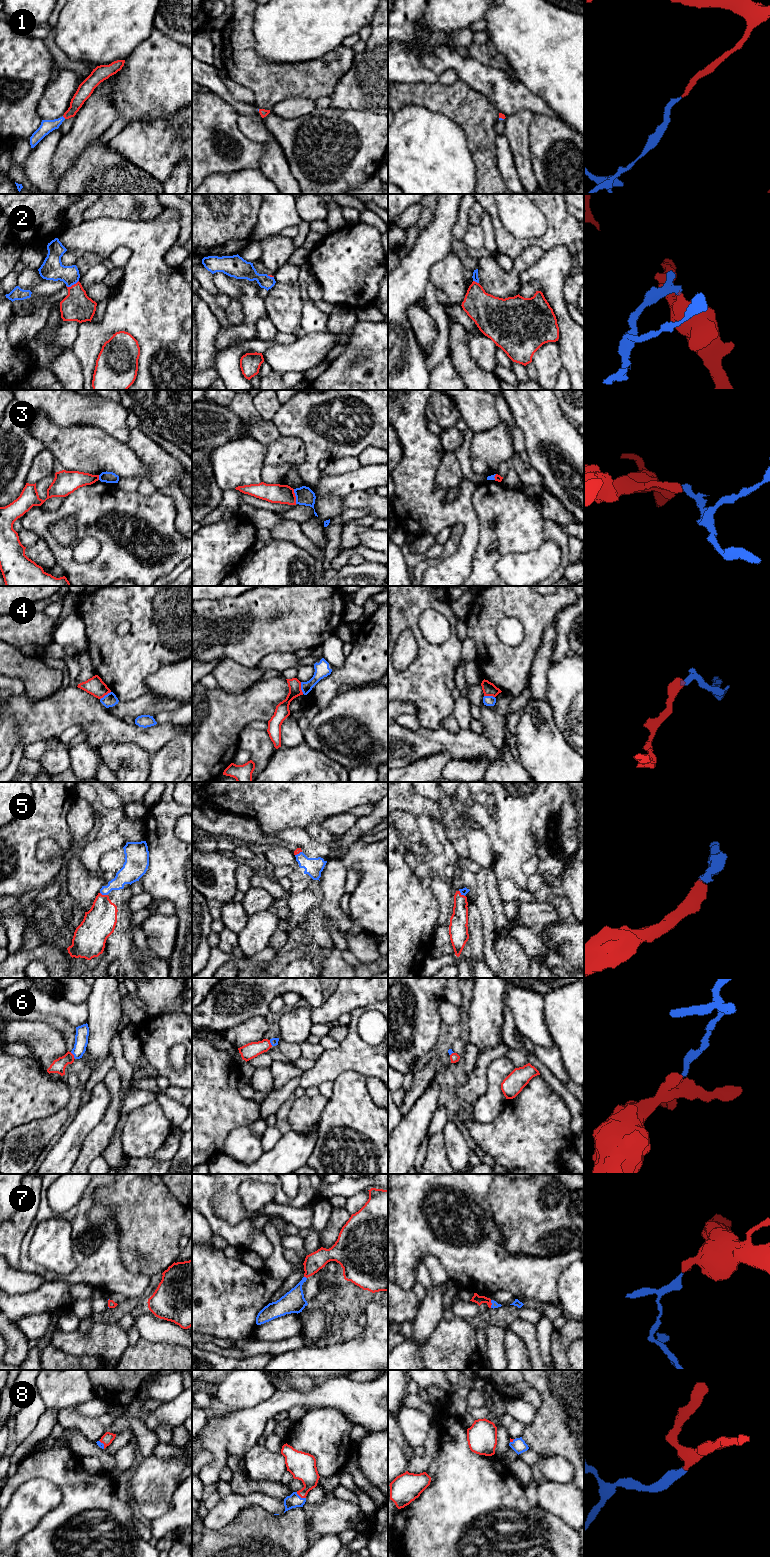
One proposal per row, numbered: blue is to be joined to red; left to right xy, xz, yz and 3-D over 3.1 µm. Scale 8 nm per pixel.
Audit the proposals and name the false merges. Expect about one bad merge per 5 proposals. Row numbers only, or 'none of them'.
3, 4

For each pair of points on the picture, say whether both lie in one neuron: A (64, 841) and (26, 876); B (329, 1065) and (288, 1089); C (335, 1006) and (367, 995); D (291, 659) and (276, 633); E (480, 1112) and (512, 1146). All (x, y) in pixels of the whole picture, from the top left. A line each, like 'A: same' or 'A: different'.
A: same
B: different
C: same
D: different
E: different

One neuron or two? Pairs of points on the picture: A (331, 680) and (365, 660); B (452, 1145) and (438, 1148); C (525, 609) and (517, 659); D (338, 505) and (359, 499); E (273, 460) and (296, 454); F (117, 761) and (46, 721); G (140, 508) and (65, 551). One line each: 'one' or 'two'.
A: one
B: two
C: one
D: one
E: one
F: two
G: one

